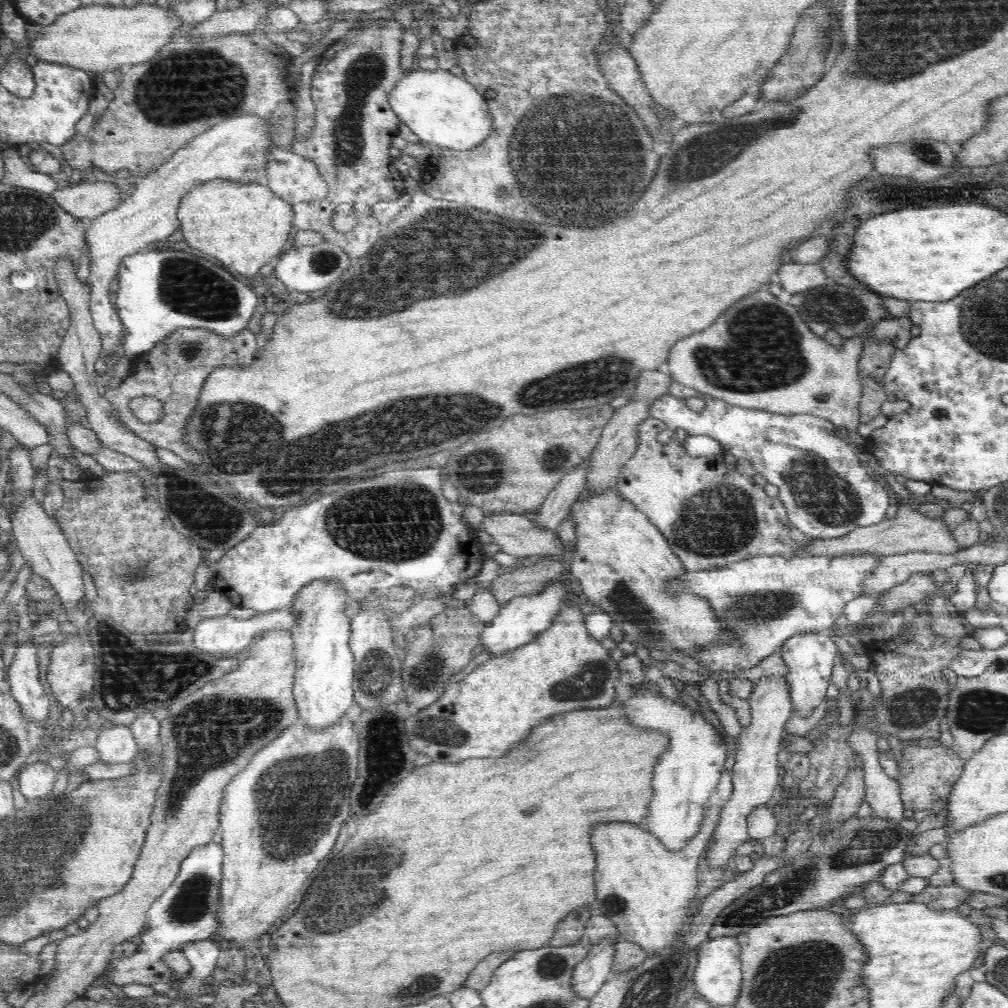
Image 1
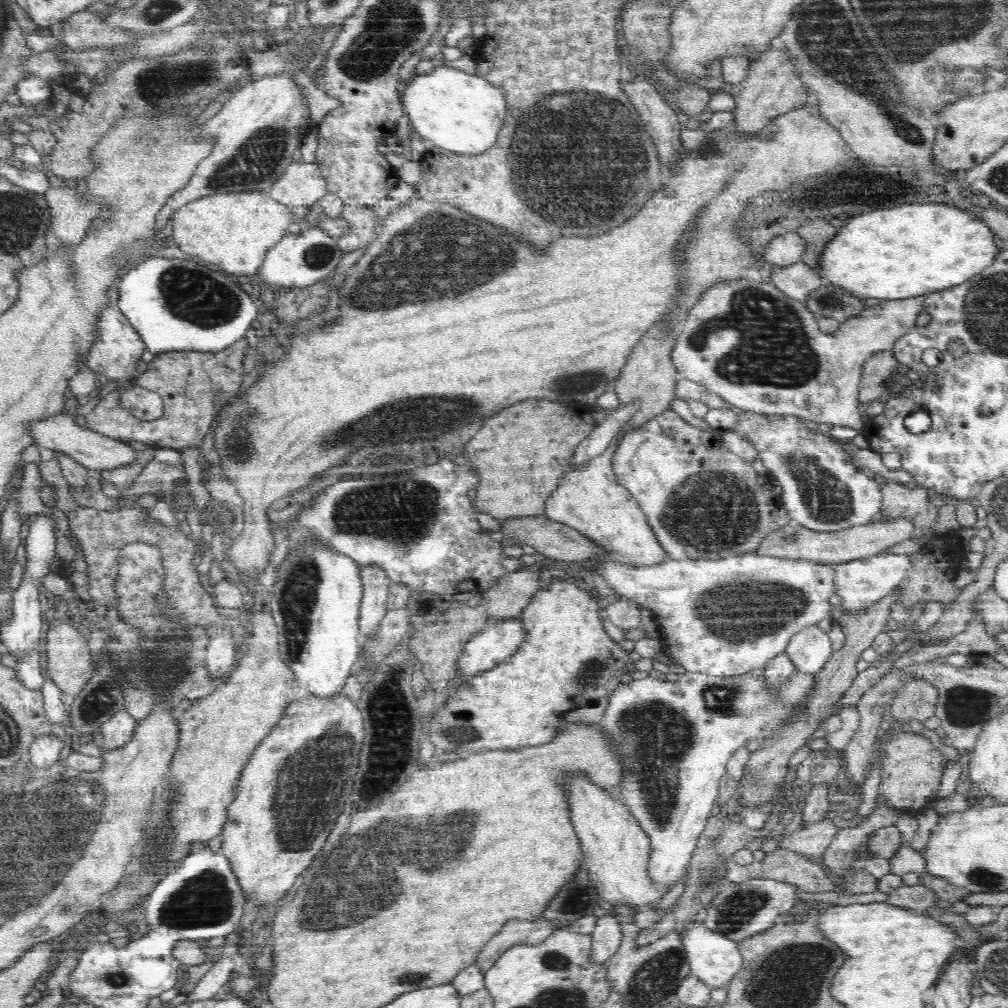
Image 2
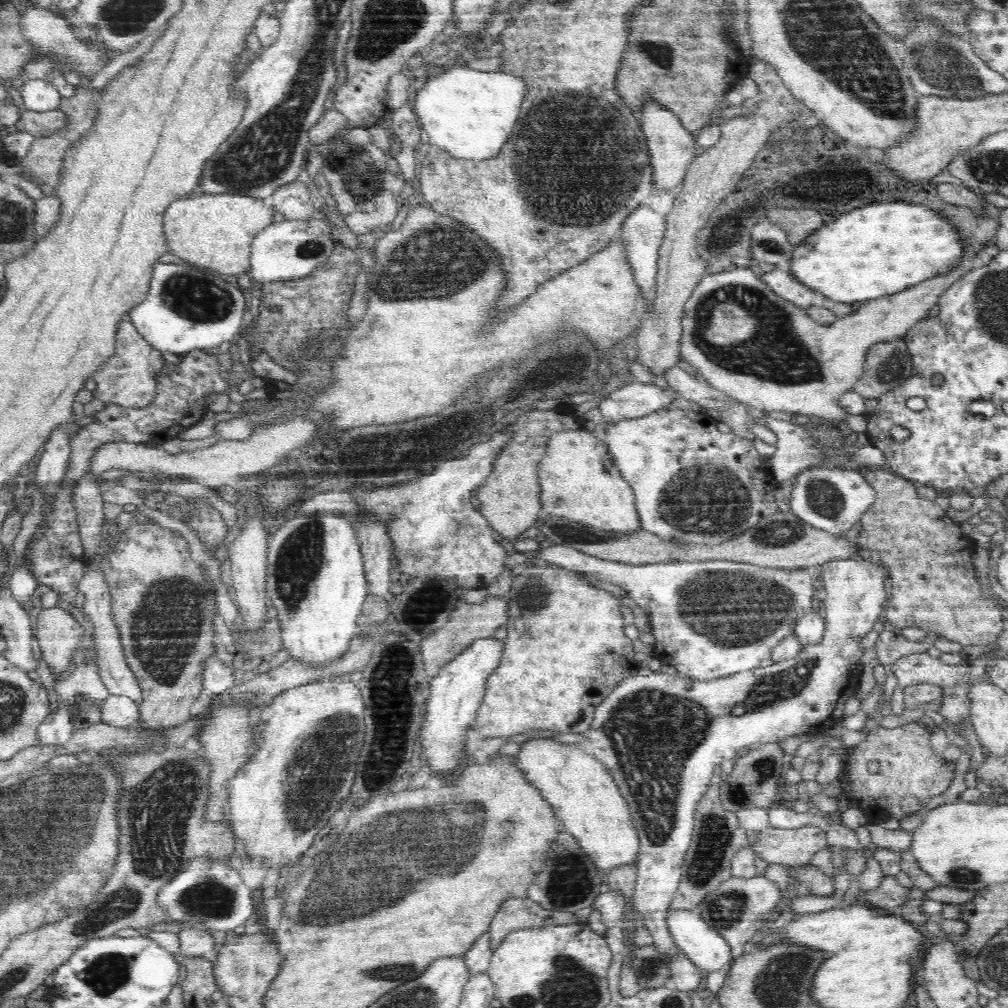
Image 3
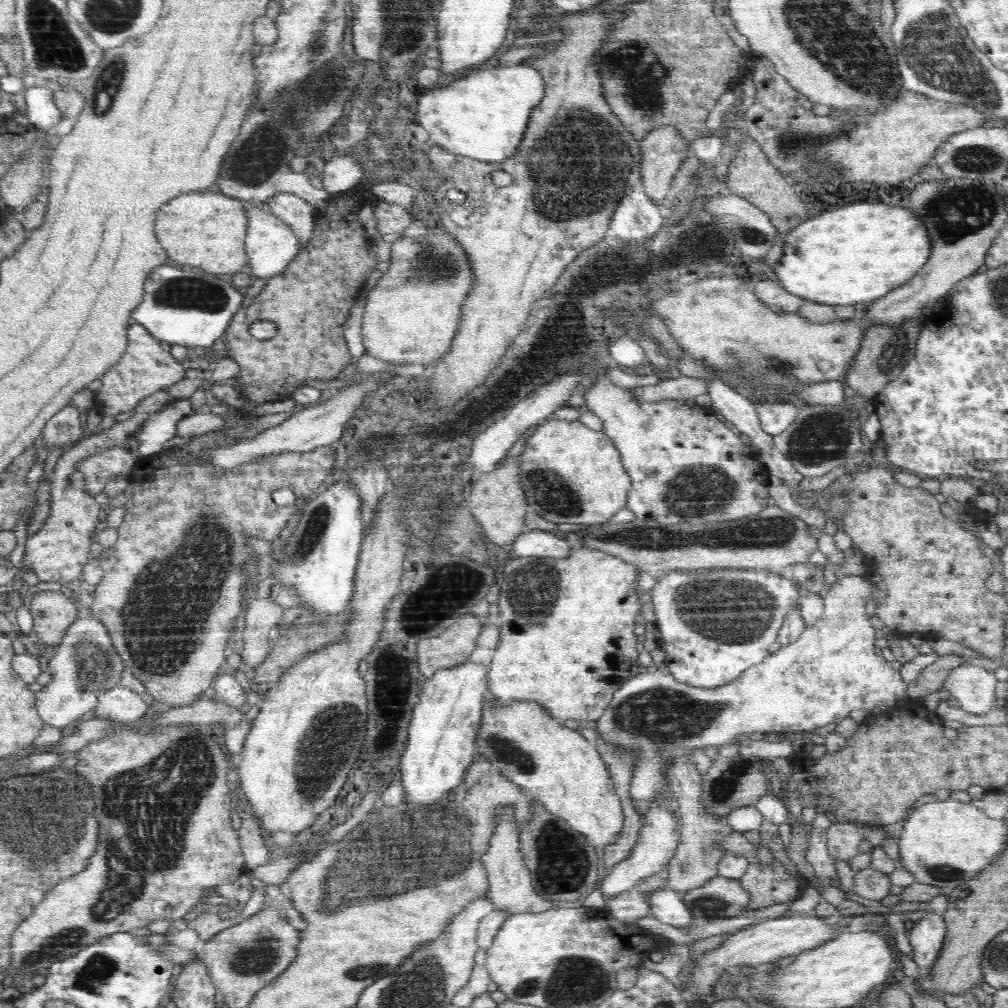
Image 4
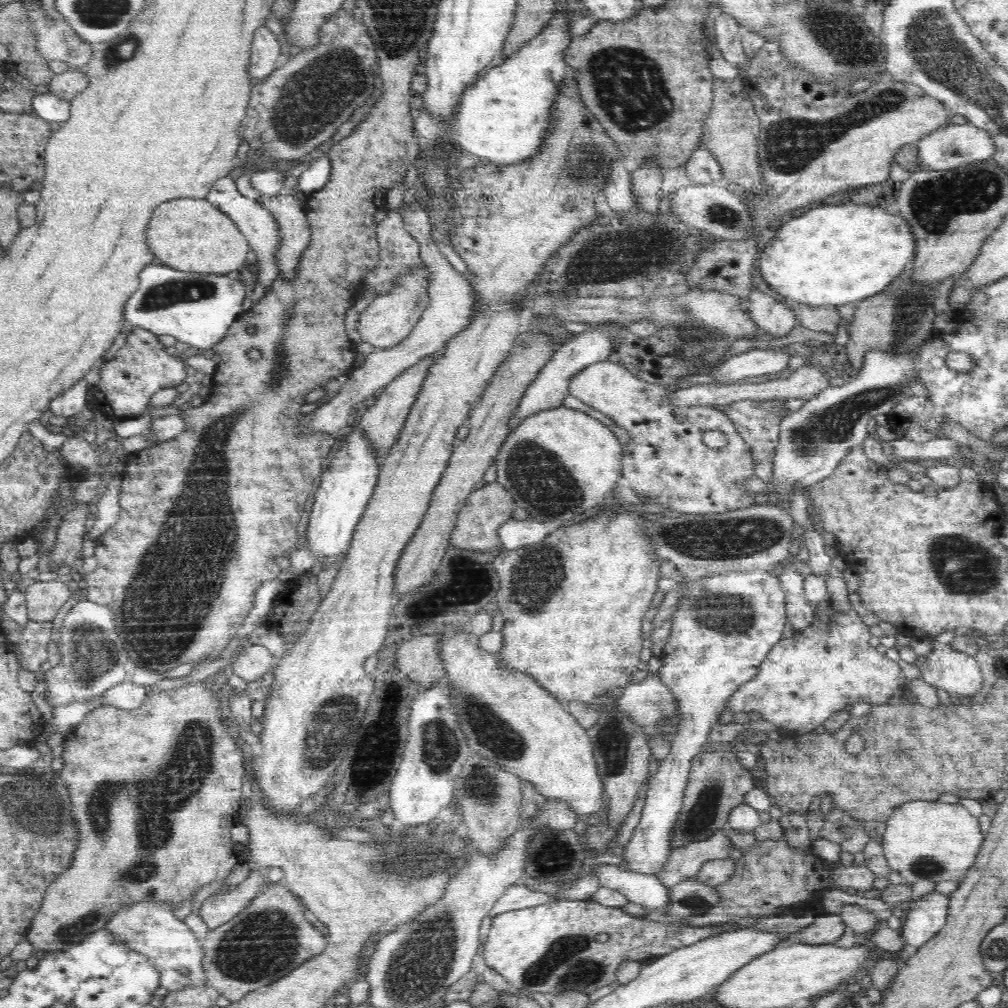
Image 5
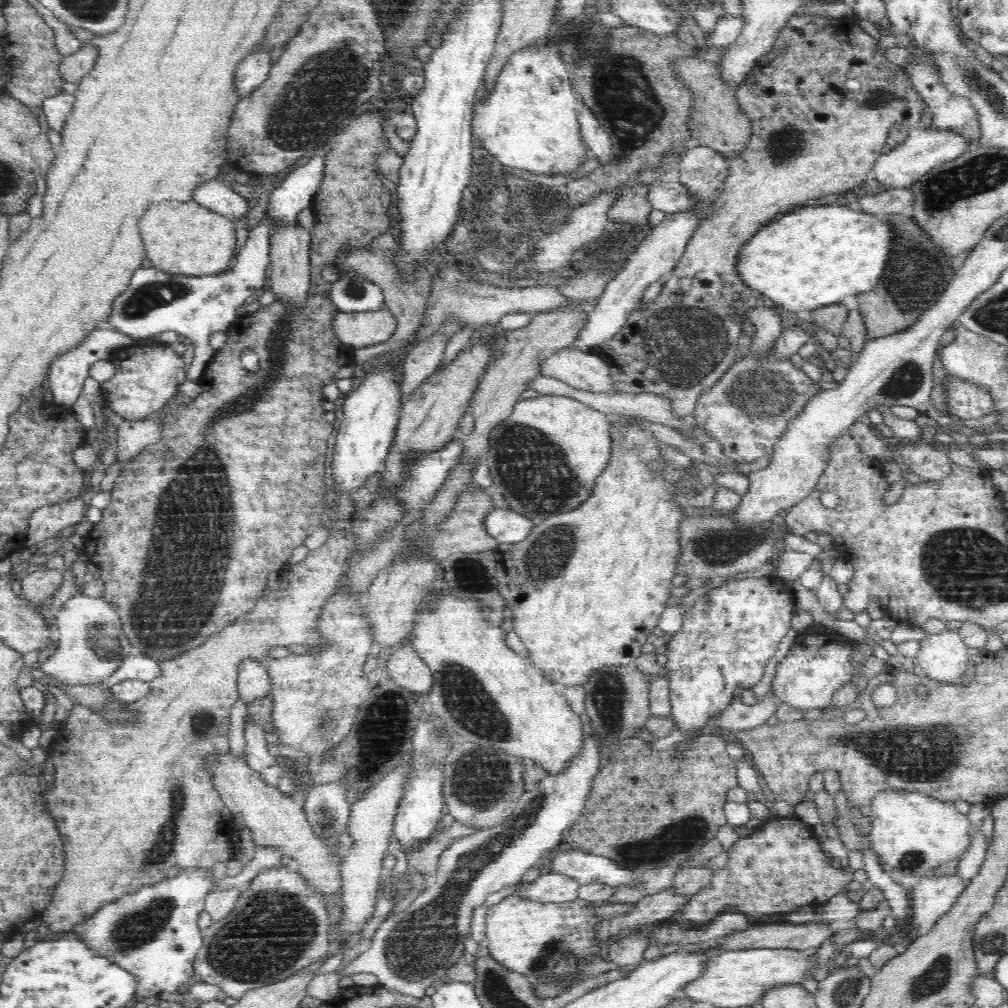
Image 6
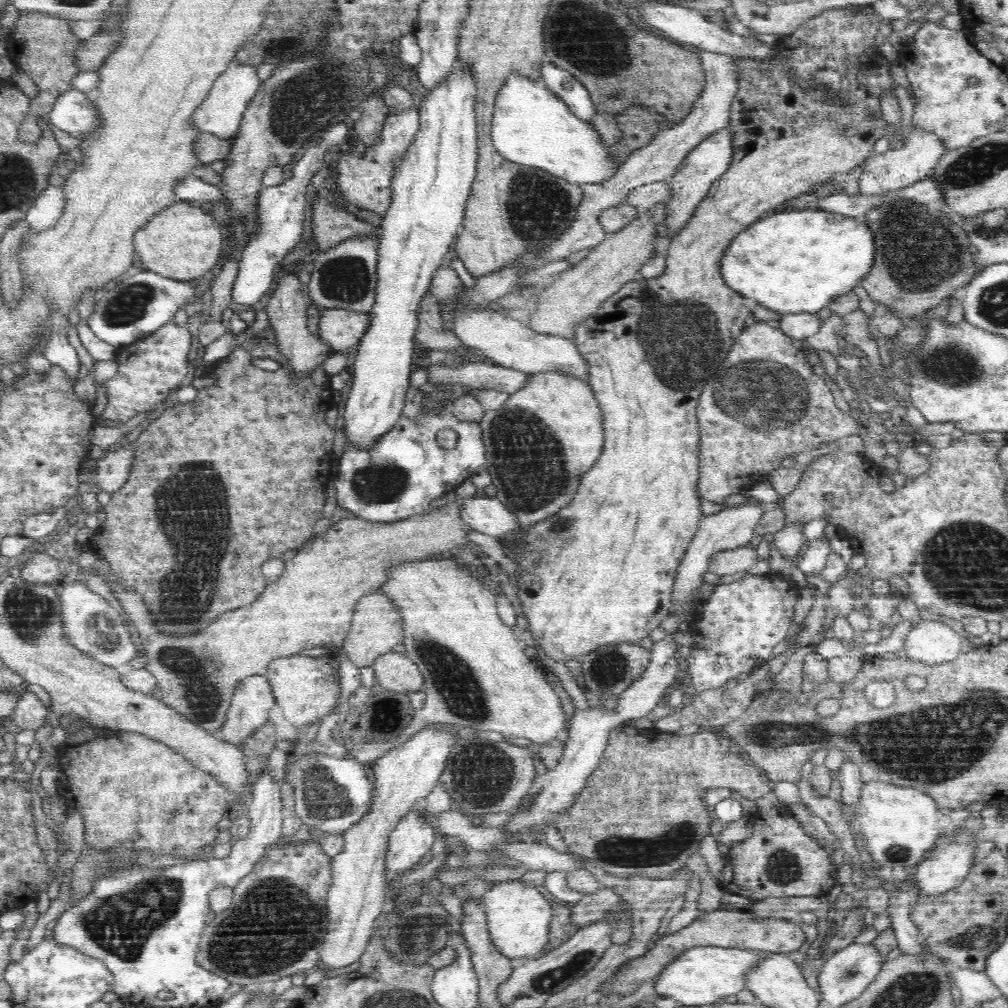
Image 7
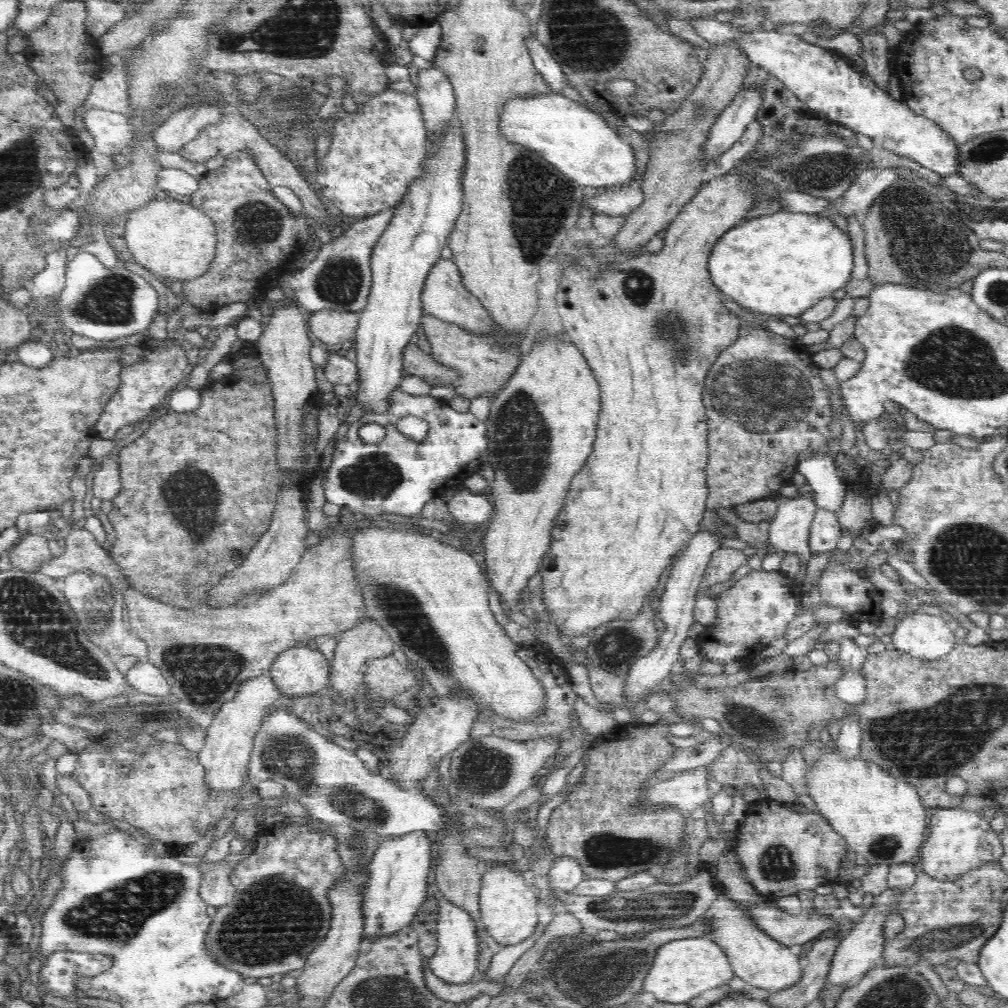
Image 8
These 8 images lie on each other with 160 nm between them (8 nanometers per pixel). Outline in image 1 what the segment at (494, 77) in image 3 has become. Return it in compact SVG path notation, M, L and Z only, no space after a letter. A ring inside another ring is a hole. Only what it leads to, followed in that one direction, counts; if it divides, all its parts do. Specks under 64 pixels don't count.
M415 66L407 71L388 95L391 109L398 115L398 119L424 143L432 143L444 149L454 151L471 150L484 142L492 132L494 119L490 114L487 97L466 79L456 77L448 70L422 70Z

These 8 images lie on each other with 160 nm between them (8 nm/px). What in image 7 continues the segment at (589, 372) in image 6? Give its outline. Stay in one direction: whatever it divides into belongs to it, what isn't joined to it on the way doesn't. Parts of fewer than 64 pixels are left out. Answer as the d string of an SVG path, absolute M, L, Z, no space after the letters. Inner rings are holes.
M472 306L472 307L488 307L488 310L466 310L462 314L456 316L456 332L455 335L459 340L466 344L471 350L483 353L493 364L513 368L525 373L544 372L548 369L560 369L564 373L572 373L576 377L582 377L583 380L589 380L588 366L584 362L584 357L580 356L573 341L566 337L554 336L551 333L534 332L530 327L522 326L521 320L515 320L511 317L504 318L504 313L494 314L489 306Z

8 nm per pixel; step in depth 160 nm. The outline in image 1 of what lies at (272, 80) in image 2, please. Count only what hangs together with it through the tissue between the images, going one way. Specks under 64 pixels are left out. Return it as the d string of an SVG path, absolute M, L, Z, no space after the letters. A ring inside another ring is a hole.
M258 116L230 118L202 136L196 136L192 143L178 150L161 168L138 179L120 206L92 219L90 228L85 231L90 257L90 274L86 283L91 286L89 309L93 325L102 339L100 356L105 357L108 363L113 361L110 352L116 350L116 346L120 346L124 340L122 321L115 304L110 303L110 284L123 258L146 250L148 244L160 242L180 228L177 212L184 196L188 196L192 188L202 186L212 178L226 178L237 184L260 182L258 174L268 168L268 162L264 160L268 158L266 148L270 146L272 140L266 136L264 120Z

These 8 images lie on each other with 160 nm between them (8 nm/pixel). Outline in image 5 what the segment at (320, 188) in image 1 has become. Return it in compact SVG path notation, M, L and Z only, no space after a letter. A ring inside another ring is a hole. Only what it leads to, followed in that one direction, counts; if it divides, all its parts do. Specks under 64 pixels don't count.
M261 196L257 201L260 206L266 208L272 215L273 222L276 222L279 244L275 248L277 278L283 278L285 282L294 282L298 276L300 258L311 241L310 223L304 212L304 203L295 196Z

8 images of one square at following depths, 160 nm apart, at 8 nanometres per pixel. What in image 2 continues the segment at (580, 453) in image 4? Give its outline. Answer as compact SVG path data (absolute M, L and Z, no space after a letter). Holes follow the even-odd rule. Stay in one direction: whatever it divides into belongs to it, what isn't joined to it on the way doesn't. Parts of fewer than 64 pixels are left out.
M617 438L604 454L584 462L580 468L566 468L558 485L549 496L543 514L562 522L587 536L597 546L609 552L603 557L580 561L584 570L592 571L600 562L617 562L628 566L652 566L668 559L667 552L658 543L652 527L646 520L637 500L629 490L618 484L612 459L616 452Z

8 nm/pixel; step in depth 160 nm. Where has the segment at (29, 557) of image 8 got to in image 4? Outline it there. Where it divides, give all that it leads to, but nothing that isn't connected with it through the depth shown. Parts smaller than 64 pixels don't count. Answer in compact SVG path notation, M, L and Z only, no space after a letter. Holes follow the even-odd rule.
M39 591L31 596L28 609L34 619L32 636L50 647L60 645L68 628L79 618L76 605L62 591Z

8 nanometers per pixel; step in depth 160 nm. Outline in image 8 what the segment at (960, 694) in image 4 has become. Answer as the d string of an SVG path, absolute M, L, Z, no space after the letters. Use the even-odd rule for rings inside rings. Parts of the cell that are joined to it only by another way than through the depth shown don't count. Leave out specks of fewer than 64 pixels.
M914 614L898 624L891 637L897 650L922 660L938 660L952 652L958 642L953 629L953 624L939 616Z

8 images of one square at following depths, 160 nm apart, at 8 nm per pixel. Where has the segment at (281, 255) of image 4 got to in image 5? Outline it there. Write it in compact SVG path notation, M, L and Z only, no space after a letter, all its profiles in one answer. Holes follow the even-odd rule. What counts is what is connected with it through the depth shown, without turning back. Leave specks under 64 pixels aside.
M240 166L235 167L227 175L218 177L212 191L206 196L206 200L212 202L224 214L230 216L240 229L240 232L246 237L250 248L254 250L254 254L258 257L258 266L260 267L258 268L258 281L264 288L268 288L277 279L276 257L274 257L274 254L276 254L275 248L280 244L276 222L273 222L272 215L269 214L266 208L260 206L260 203L257 203L255 199L248 199L242 193L238 192L235 181L237 173L239 173L237 169L240 169Z

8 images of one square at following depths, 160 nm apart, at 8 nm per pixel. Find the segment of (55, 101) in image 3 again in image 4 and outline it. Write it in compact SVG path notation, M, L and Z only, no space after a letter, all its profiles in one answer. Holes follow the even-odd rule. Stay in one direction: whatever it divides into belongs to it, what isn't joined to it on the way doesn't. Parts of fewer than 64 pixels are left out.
M32 86L23 93L27 106L25 122L34 126L34 129L54 131L58 122L64 120L61 110L56 106L52 89Z

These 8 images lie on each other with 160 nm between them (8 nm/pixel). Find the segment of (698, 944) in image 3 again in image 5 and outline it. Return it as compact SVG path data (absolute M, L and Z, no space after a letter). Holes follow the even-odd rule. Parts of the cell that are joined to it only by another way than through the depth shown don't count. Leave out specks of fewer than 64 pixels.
M625 859L618 866L590 868L590 875L598 875L601 887L619 891L623 898L641 904L647 910L662 910L668 901L669 889L662 884L656 875L638 874L625 866Z

